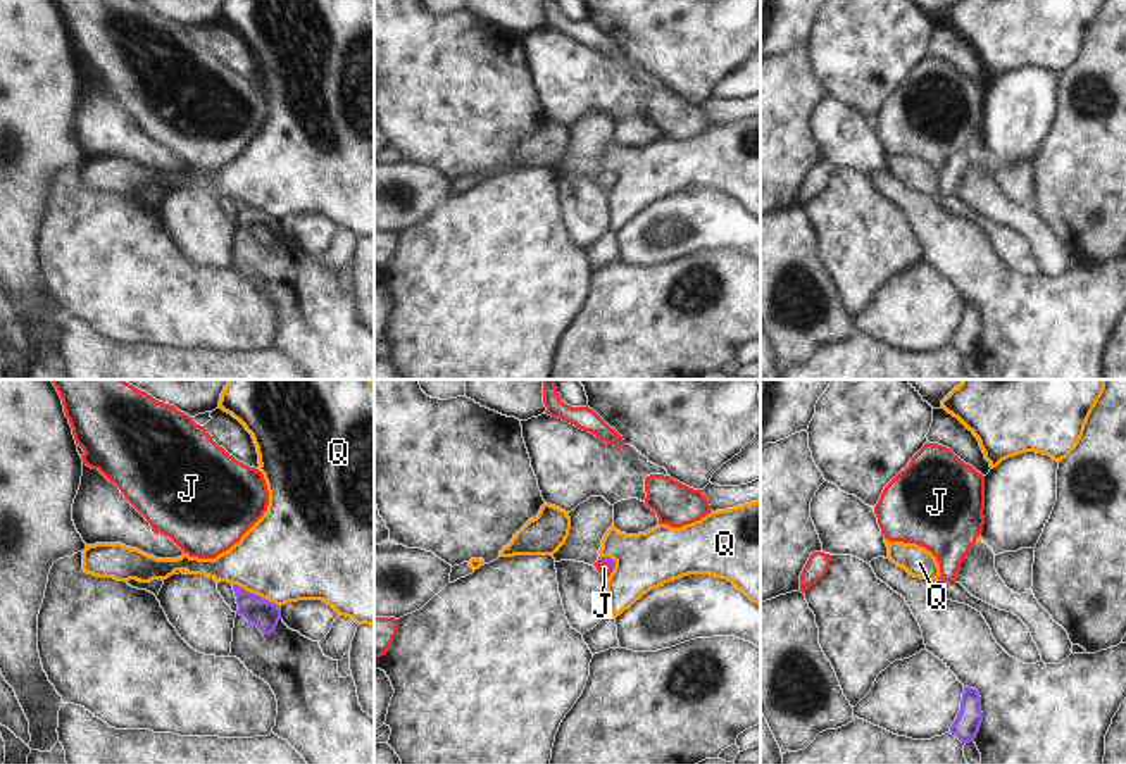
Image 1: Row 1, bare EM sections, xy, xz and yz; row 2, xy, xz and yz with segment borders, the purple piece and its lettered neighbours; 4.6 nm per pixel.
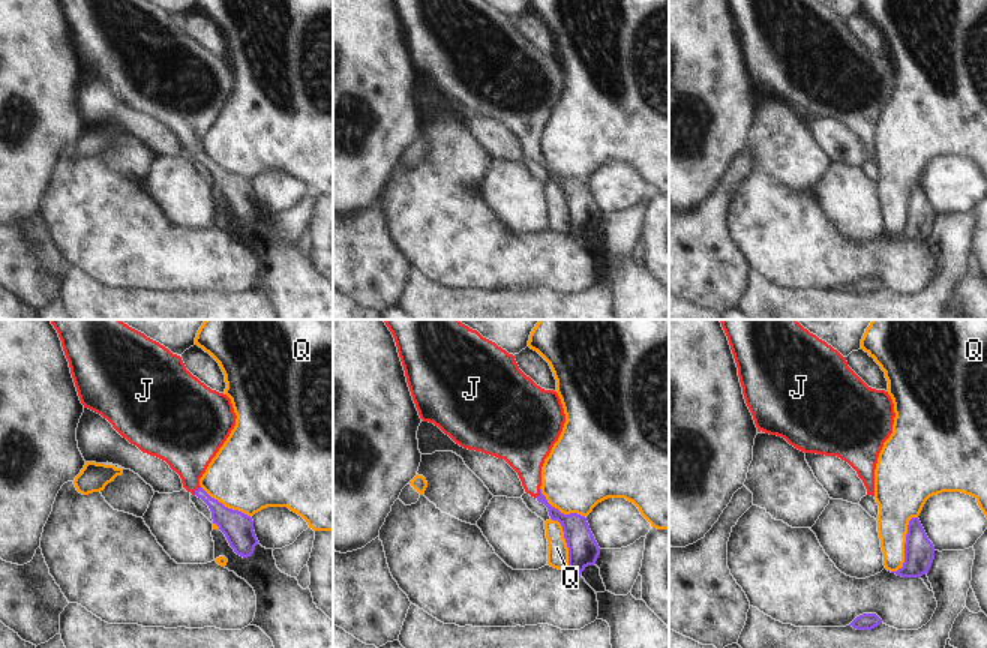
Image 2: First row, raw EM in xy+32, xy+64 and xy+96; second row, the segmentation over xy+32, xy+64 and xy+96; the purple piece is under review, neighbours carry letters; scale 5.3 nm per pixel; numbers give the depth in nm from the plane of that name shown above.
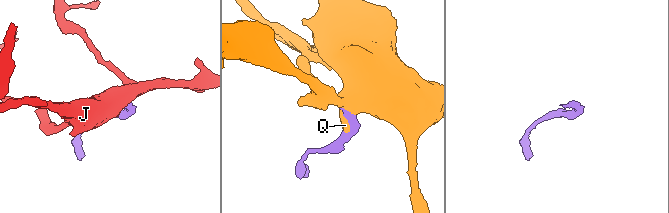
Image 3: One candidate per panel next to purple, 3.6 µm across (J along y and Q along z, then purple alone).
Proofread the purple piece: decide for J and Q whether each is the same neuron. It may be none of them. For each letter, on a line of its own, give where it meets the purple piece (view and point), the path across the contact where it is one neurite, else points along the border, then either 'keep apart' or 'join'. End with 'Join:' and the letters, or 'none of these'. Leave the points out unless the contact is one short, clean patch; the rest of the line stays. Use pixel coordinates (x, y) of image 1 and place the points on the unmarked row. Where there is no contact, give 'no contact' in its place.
J: meets purple in xz at (607, 175); runs through xz (604, 173), (607, 175), (604, 181); join
Q: meets purple in xy at (257, 209); keep apart
Join: J

